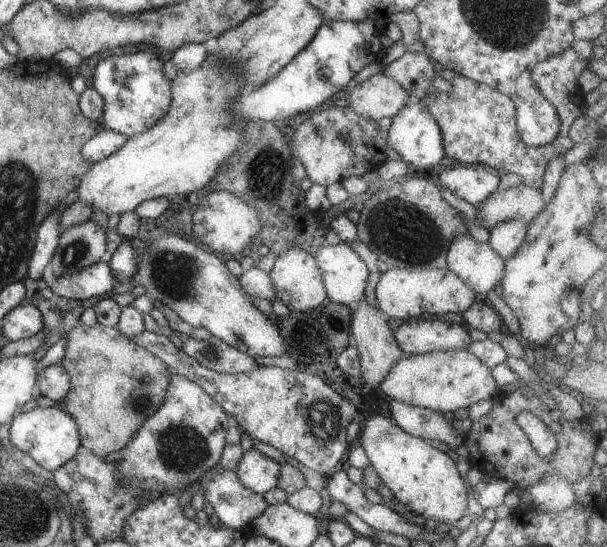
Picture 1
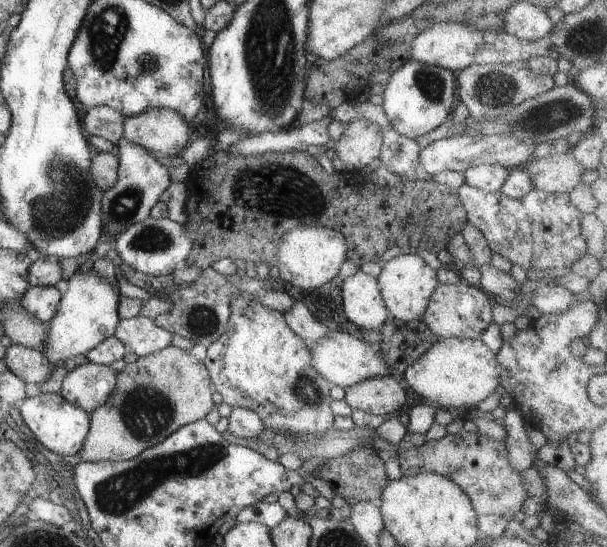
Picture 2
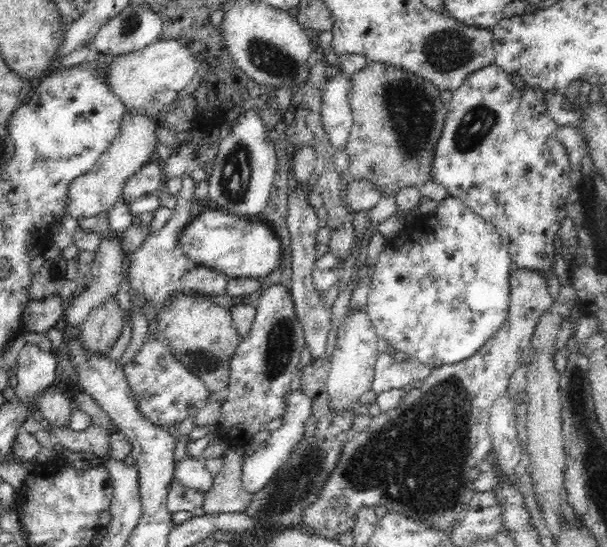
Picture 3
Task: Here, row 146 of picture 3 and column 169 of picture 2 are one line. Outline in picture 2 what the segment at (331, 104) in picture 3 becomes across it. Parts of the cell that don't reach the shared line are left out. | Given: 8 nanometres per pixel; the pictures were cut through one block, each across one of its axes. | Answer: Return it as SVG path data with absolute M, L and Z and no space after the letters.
M138 315L129 319L119 319L114 337L121 340L130 352L143 357L166 348L172 335L159 327L152 319Z

